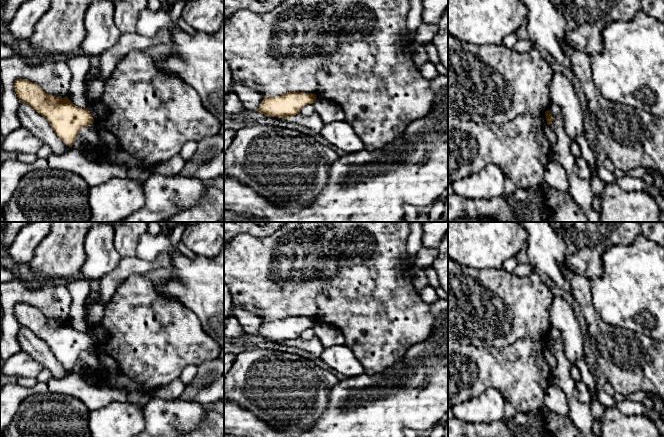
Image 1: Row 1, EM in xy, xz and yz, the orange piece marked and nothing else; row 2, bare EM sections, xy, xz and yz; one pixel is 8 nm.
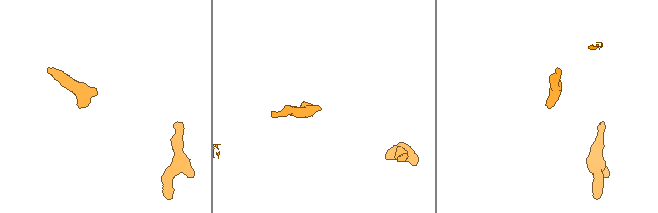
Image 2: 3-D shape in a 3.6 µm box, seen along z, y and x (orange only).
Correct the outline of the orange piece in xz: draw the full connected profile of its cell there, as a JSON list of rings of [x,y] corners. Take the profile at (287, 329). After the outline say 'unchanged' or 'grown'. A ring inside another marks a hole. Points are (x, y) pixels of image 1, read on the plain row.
[[[289,316],[281,320],[264,321],[258,336],[268,341],[287,342],[299,338],[307,328],[313,328],[317,323],[315,318],[305,316]]]; unchanged

